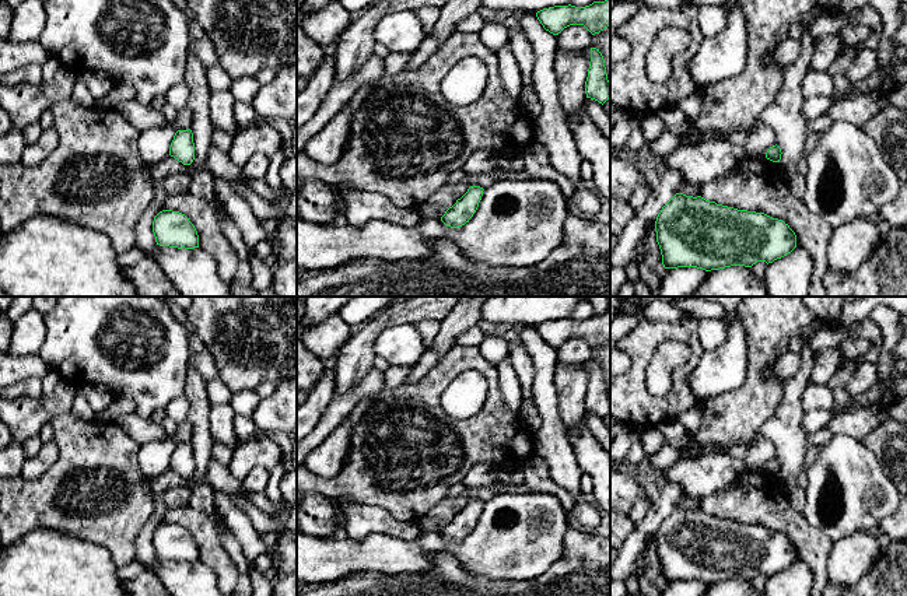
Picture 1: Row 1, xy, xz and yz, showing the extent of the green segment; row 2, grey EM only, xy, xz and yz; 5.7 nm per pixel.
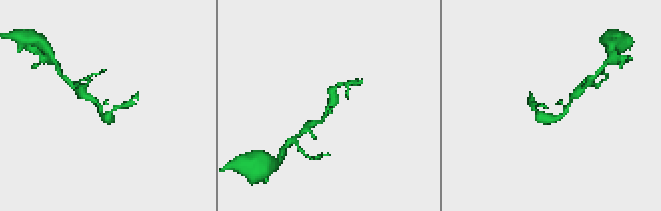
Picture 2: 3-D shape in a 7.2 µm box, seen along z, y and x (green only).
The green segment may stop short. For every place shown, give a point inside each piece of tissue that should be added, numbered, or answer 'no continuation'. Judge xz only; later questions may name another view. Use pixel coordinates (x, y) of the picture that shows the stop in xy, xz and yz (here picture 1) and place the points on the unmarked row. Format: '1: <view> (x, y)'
no continuation

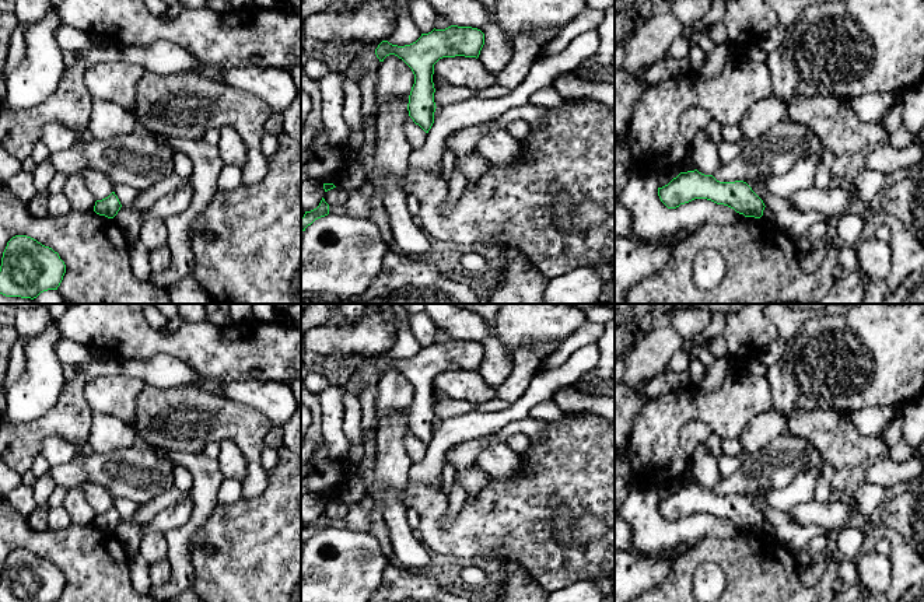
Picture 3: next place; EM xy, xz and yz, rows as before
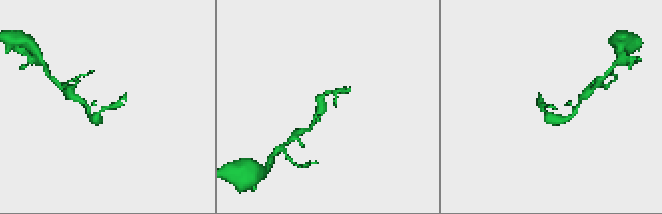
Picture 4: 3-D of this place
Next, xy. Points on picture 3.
no continuation

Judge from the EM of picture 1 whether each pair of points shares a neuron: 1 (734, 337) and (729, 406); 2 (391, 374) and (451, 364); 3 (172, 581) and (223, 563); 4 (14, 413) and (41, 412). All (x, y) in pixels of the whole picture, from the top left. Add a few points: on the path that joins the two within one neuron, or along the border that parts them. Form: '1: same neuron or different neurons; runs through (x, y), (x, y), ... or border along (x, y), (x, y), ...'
1: different neurons; border along (748, 363), (739, 386), (700, 403)
2: different neurons; border along (405, 382), (382, 391), (375, 398)
3: different neurons; border along (199, 558), (217, 581)
4: same neuron; runs through (21, 413), (34, 413)

